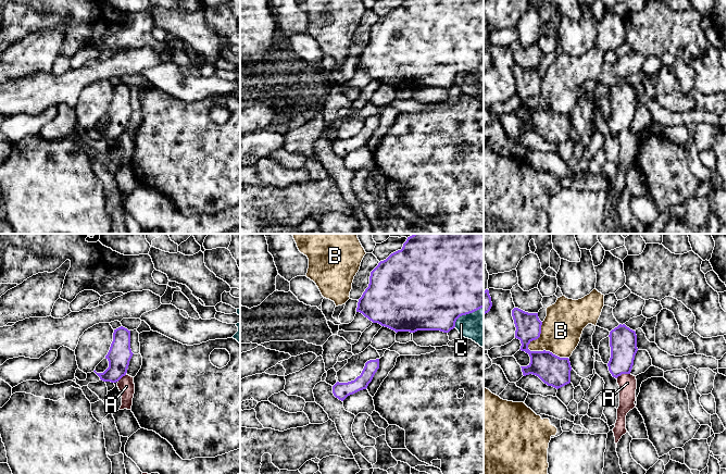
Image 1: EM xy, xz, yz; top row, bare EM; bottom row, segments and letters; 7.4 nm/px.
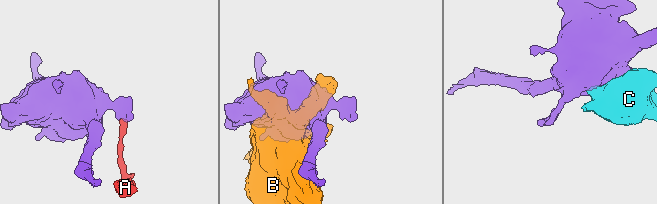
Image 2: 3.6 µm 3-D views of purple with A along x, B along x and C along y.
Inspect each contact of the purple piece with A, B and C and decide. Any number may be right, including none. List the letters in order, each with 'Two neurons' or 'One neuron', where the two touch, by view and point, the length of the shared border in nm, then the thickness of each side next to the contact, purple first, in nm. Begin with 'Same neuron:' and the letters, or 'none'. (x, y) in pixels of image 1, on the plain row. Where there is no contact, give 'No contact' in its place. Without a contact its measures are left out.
Same neuron: none
A: Two neurons. Touches purple at yz (623, 129). Shared border 110 nm. Thickness 200 nm (purple) against 140 nm
B: Two neurons. Touches purple at yz (534, 108). Shared border 340 nm. Thickness 220 nm (purple) against 300 nm
C: Two neurons. Touches purple at xz (466, 70). Shared border 260 nm. Thickness 500 nm (purple) against 260 nm

